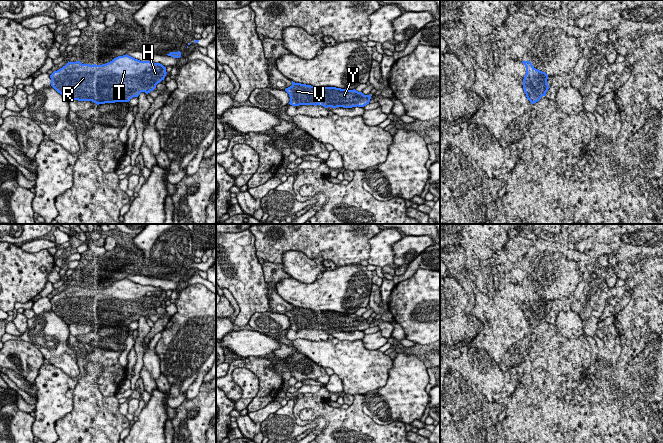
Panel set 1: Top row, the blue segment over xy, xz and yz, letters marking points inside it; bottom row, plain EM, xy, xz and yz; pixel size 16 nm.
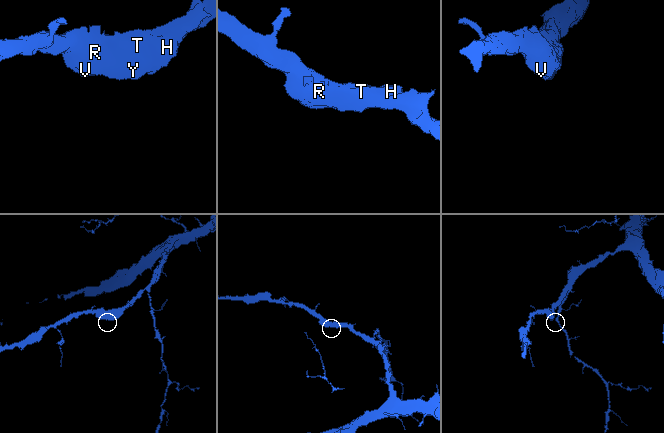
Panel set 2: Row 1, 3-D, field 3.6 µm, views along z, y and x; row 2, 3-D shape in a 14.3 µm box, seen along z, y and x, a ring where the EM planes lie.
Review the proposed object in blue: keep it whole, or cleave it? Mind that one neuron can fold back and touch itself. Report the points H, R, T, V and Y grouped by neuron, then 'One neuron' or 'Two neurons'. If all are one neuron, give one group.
Groups: H R T V Y. One neuron

